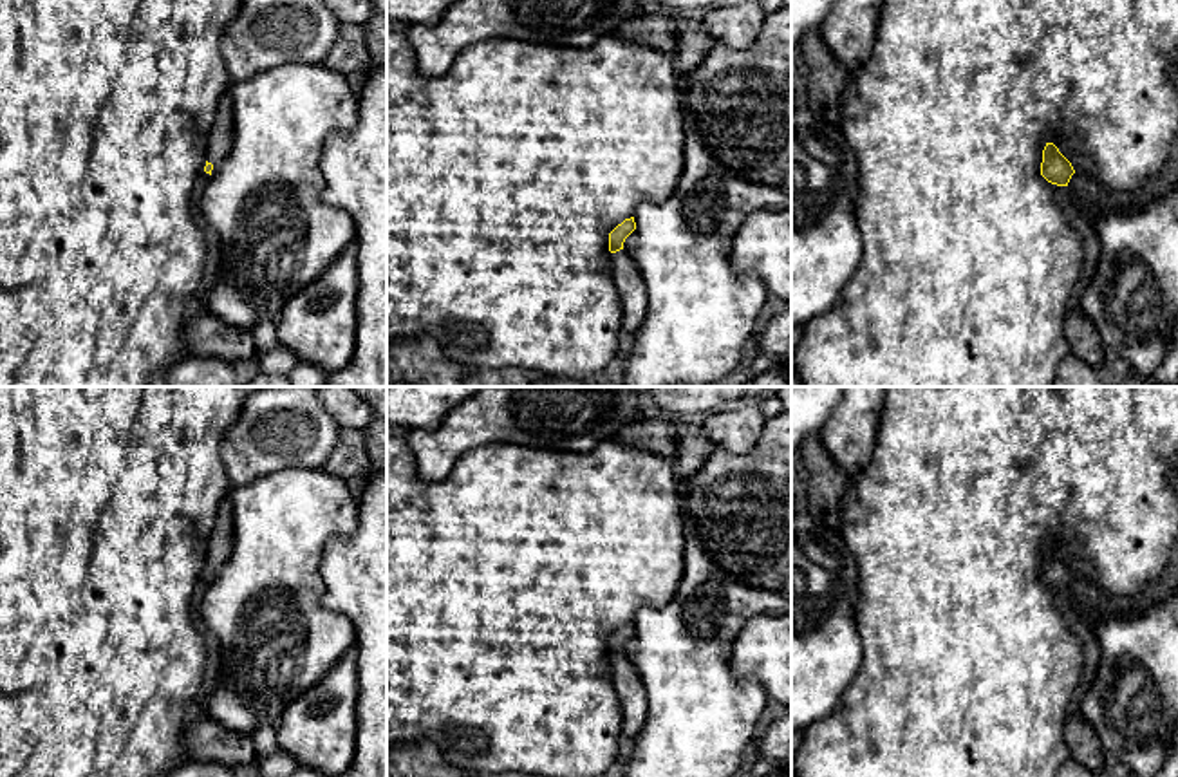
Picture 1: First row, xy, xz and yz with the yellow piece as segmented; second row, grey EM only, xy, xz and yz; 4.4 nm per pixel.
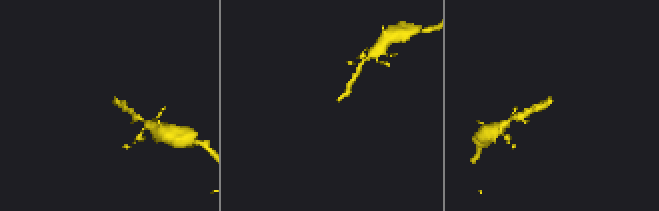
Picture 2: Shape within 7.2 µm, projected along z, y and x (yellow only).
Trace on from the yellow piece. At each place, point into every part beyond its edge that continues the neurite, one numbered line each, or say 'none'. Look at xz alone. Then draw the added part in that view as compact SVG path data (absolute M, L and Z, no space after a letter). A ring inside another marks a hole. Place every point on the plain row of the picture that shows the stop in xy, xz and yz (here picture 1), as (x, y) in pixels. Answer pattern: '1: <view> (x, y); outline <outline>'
1: xz (635, 703); outline M625 654L611 658L611 665L614 688L622 699L622 734L636 741L645 725L649 697L636 669Z

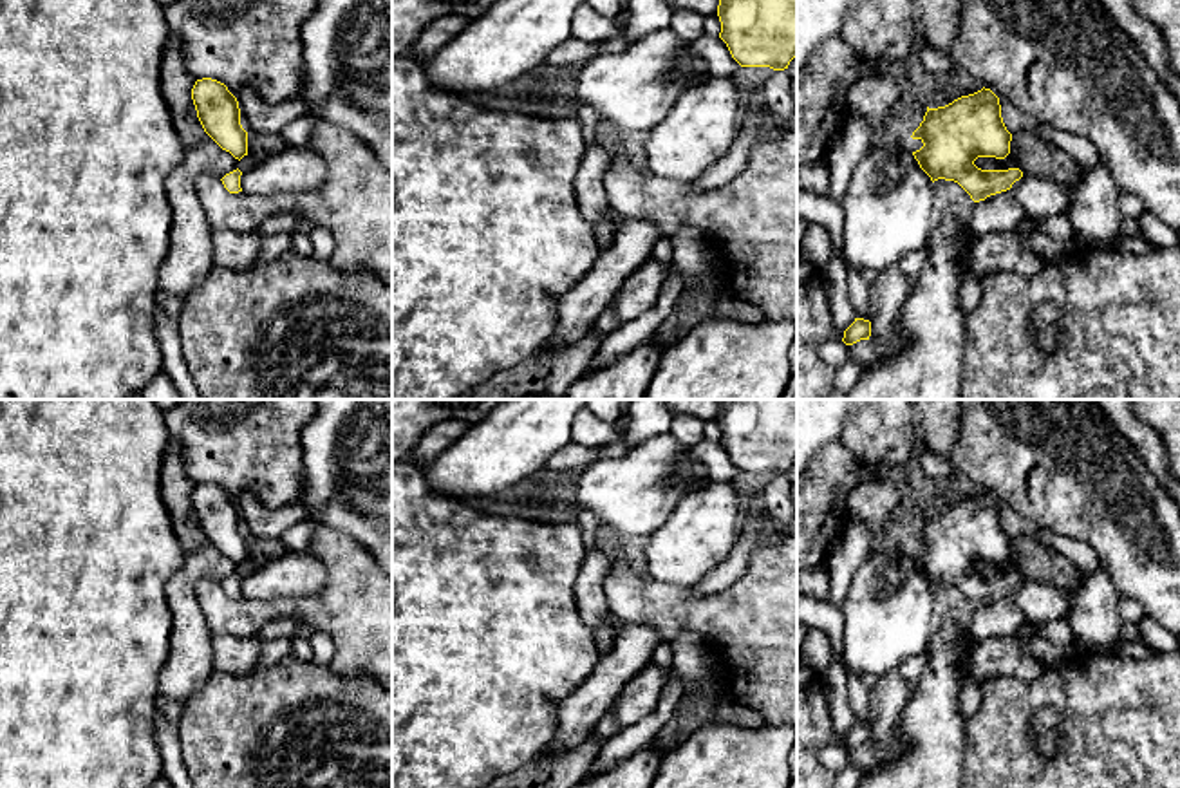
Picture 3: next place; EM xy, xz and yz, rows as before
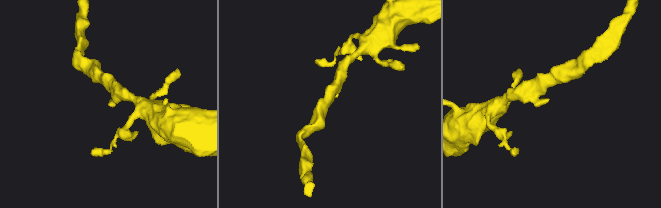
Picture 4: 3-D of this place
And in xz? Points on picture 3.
none

